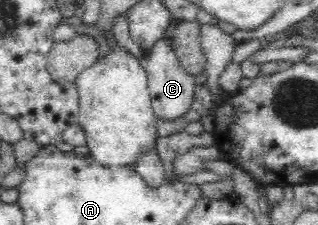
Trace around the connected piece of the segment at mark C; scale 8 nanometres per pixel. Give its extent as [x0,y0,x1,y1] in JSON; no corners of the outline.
[142,37,197,119]

